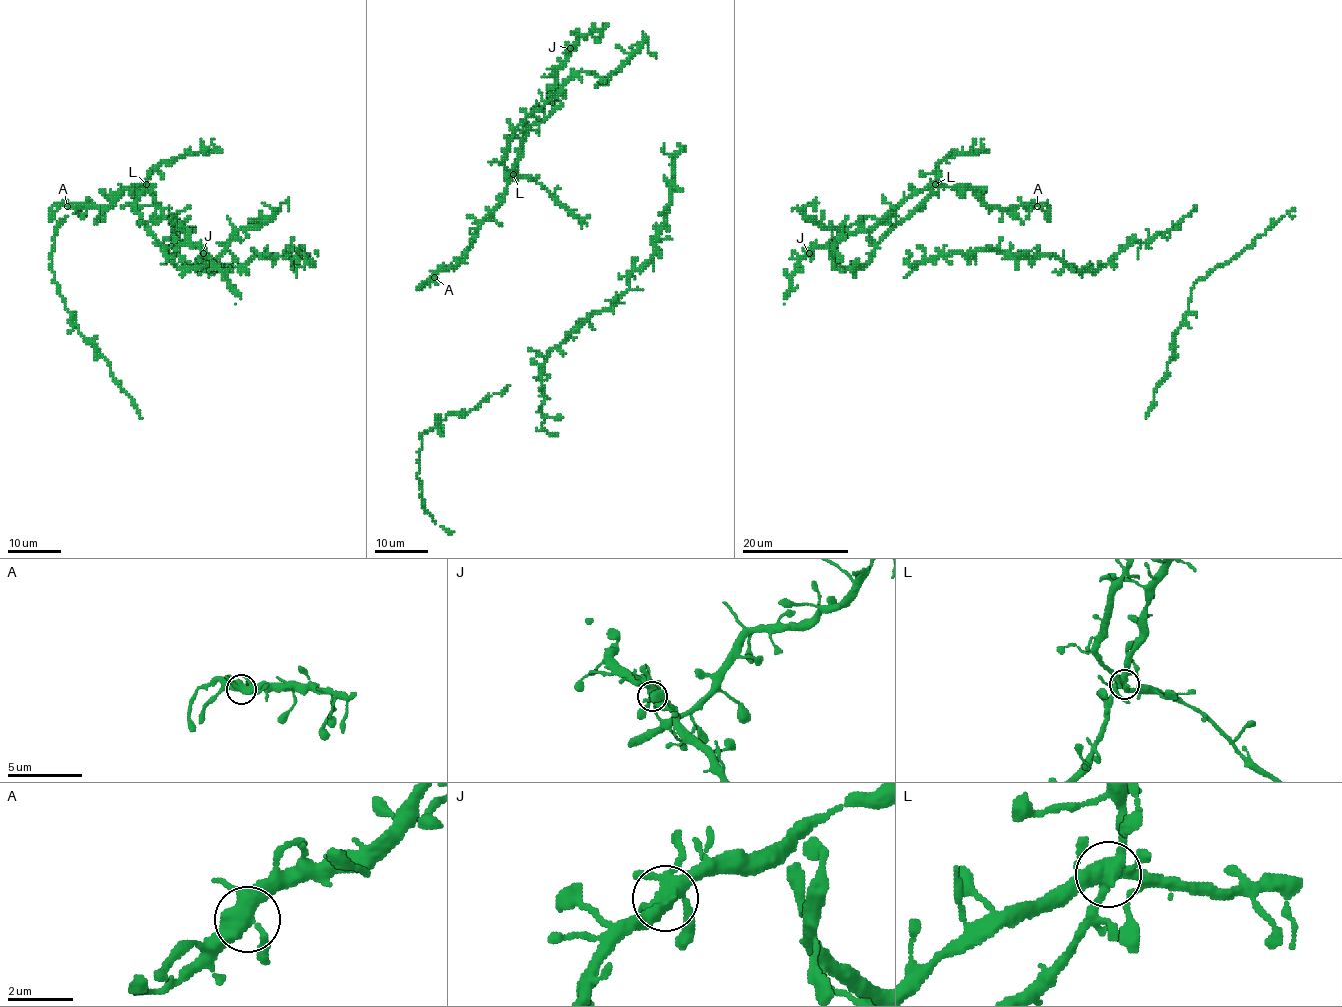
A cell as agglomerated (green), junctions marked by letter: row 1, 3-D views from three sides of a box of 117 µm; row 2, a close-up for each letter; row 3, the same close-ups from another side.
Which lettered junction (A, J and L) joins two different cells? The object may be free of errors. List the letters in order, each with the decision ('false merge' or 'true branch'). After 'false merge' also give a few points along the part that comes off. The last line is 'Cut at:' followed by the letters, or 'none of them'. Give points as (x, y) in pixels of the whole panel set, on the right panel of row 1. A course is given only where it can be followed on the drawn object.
A: true branch
J: true branch
L: true branch
Cut at: none of them

